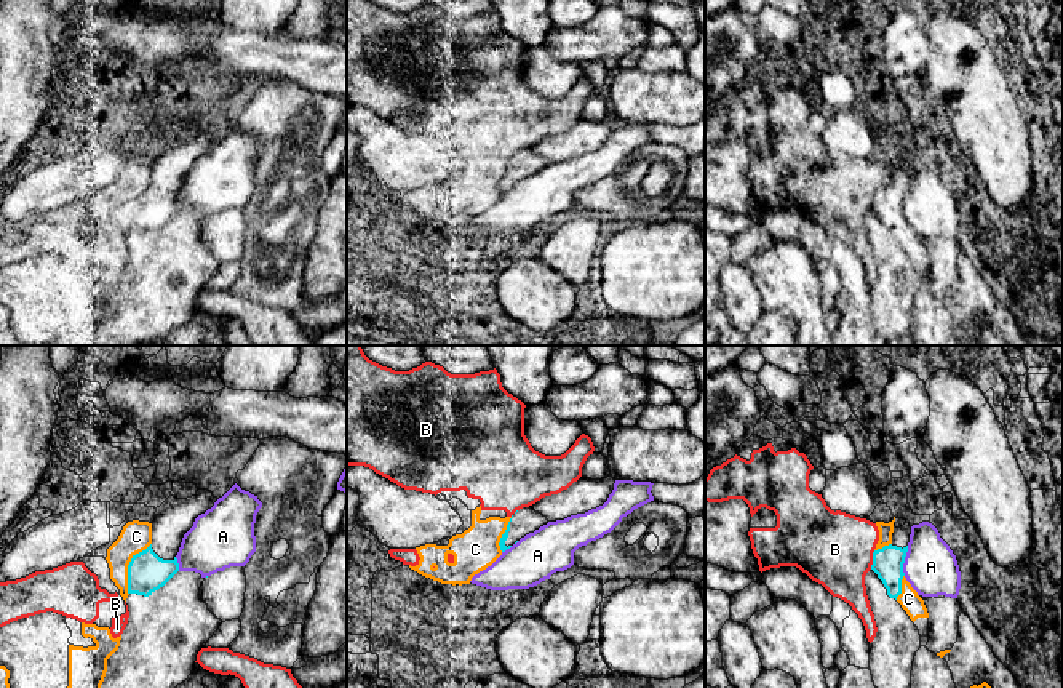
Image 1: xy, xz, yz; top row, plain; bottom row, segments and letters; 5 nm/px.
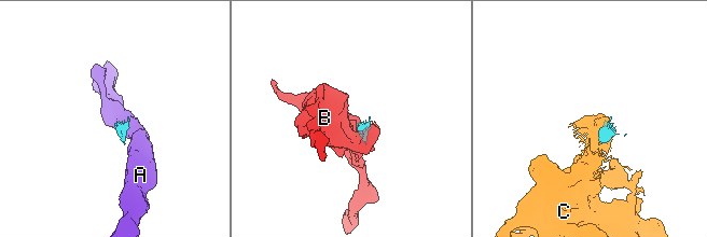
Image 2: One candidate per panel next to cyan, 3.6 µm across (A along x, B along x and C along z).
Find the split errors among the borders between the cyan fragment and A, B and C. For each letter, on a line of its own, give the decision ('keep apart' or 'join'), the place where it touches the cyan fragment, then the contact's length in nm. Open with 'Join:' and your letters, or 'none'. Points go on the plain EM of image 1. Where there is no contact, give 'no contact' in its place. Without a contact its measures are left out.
Join: none
A: keep apart; contact yz (903, 202); length 150 nm
B: keep apart; contact yz (873, 202); length 100 nm
C: keep apart; contact xy (128, 208); length 280 nm

